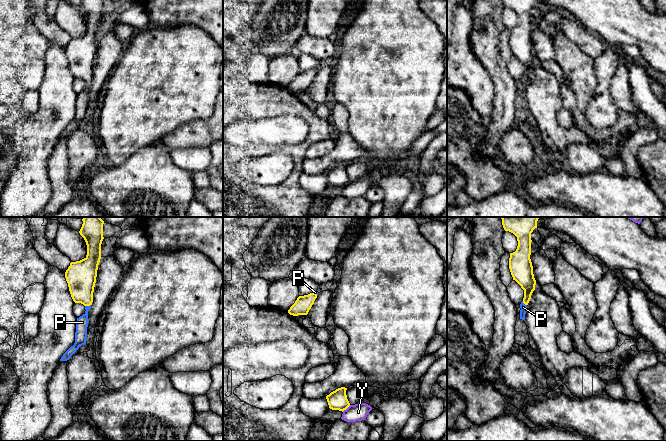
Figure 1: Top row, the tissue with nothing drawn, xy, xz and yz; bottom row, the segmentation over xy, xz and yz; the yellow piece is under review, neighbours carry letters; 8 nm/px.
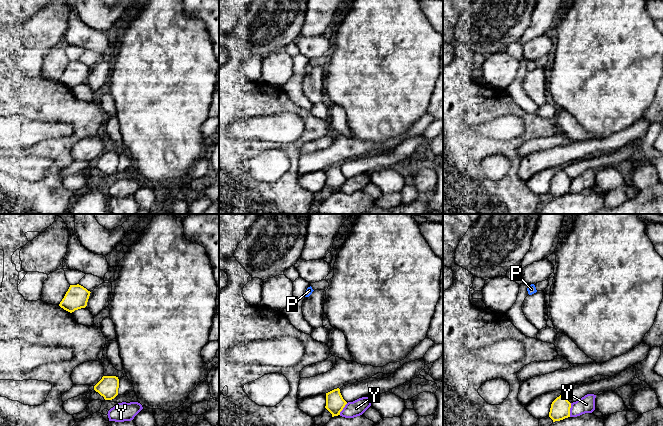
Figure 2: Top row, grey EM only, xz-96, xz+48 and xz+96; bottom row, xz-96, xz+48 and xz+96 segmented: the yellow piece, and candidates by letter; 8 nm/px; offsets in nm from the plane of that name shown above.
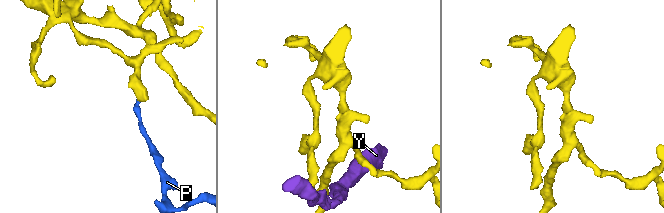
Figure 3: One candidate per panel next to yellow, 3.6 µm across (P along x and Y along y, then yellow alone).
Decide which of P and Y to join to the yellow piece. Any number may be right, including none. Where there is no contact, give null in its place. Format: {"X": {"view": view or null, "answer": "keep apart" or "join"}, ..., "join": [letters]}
{"P": {"view": "xy", "answer": "join"}, "Y": {"view": "xz", "answer": "keep apart"}, "join": ["P"]}

